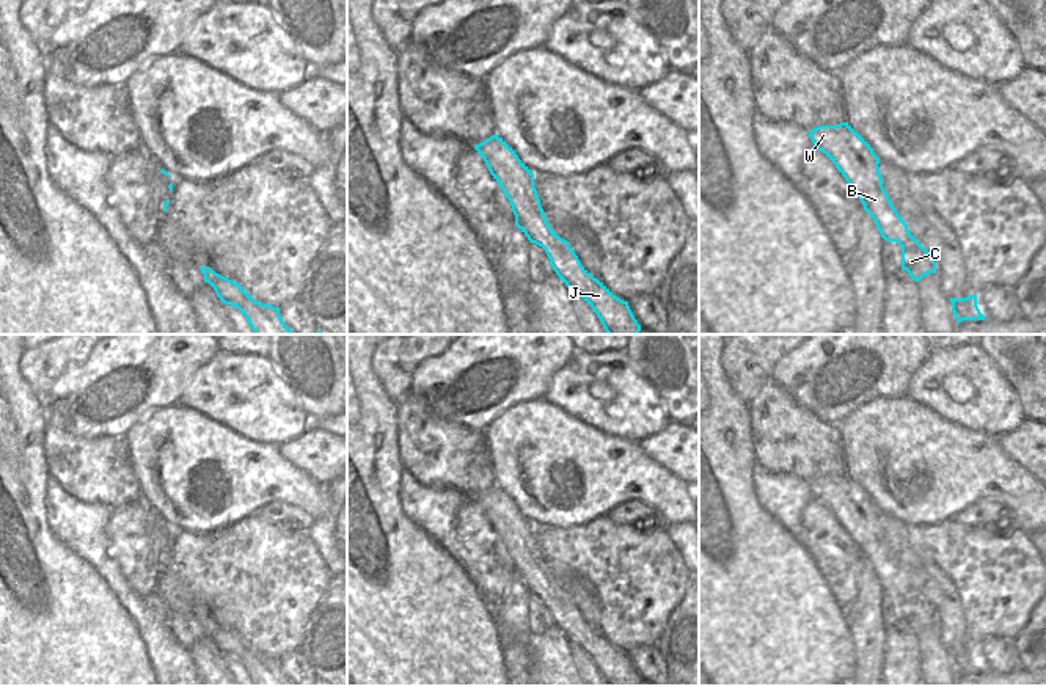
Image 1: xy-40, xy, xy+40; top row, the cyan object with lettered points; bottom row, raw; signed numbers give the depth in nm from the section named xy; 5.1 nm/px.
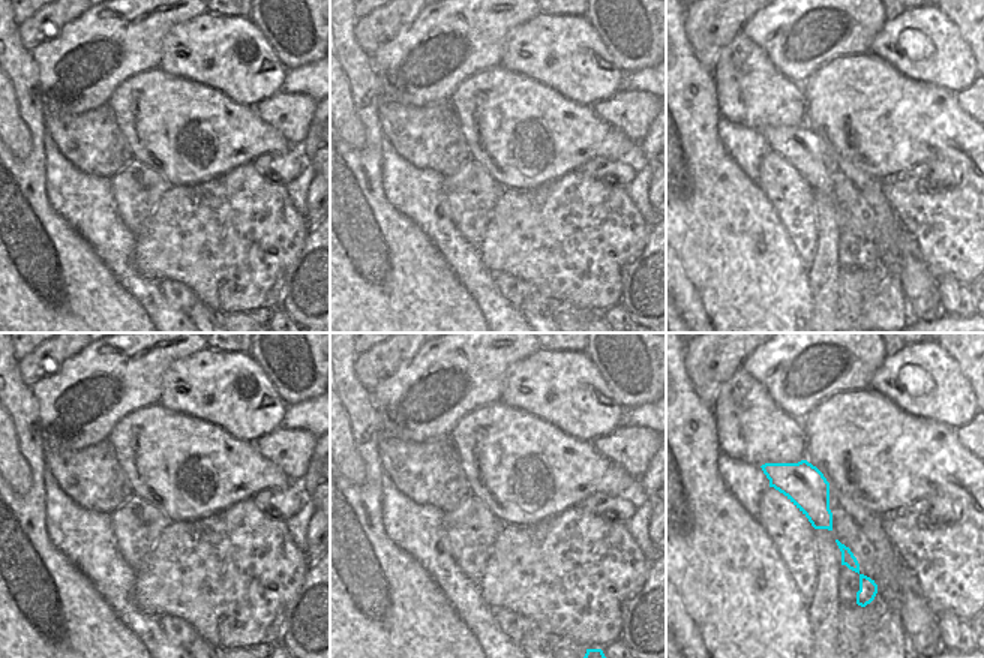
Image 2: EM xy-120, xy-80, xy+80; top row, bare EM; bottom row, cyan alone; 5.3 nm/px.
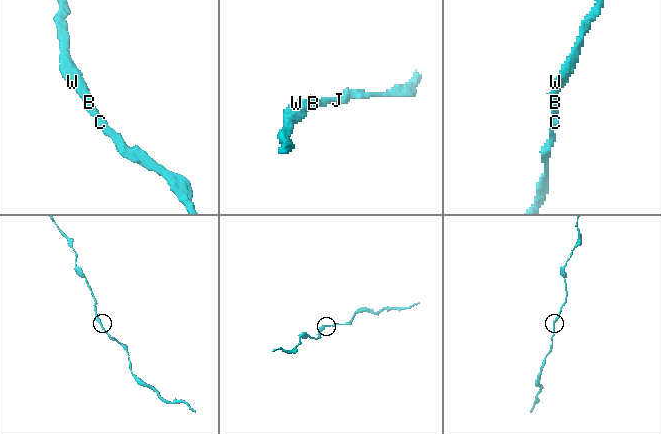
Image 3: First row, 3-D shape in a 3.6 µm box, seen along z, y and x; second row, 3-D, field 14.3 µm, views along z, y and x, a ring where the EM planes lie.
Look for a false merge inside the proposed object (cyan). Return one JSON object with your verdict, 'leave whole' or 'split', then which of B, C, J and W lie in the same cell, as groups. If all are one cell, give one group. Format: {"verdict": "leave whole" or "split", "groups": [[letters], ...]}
{"verdict": "leave whole", "groups": [["B", "C", "J", "W"]]}

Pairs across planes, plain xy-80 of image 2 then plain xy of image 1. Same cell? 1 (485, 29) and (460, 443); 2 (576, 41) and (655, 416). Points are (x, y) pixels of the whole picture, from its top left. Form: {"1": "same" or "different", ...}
{"1": "different", "2": "same"}

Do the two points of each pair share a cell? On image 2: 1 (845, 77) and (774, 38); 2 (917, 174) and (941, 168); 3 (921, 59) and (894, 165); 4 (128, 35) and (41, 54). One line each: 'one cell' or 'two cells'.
1: two cells
2: one cell
3: two cells
4: one cell

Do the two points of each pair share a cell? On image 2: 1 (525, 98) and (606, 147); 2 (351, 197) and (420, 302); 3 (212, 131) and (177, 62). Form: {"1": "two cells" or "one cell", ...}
{"1": "one cell", "2": "one cell", "3": "two cells"}

